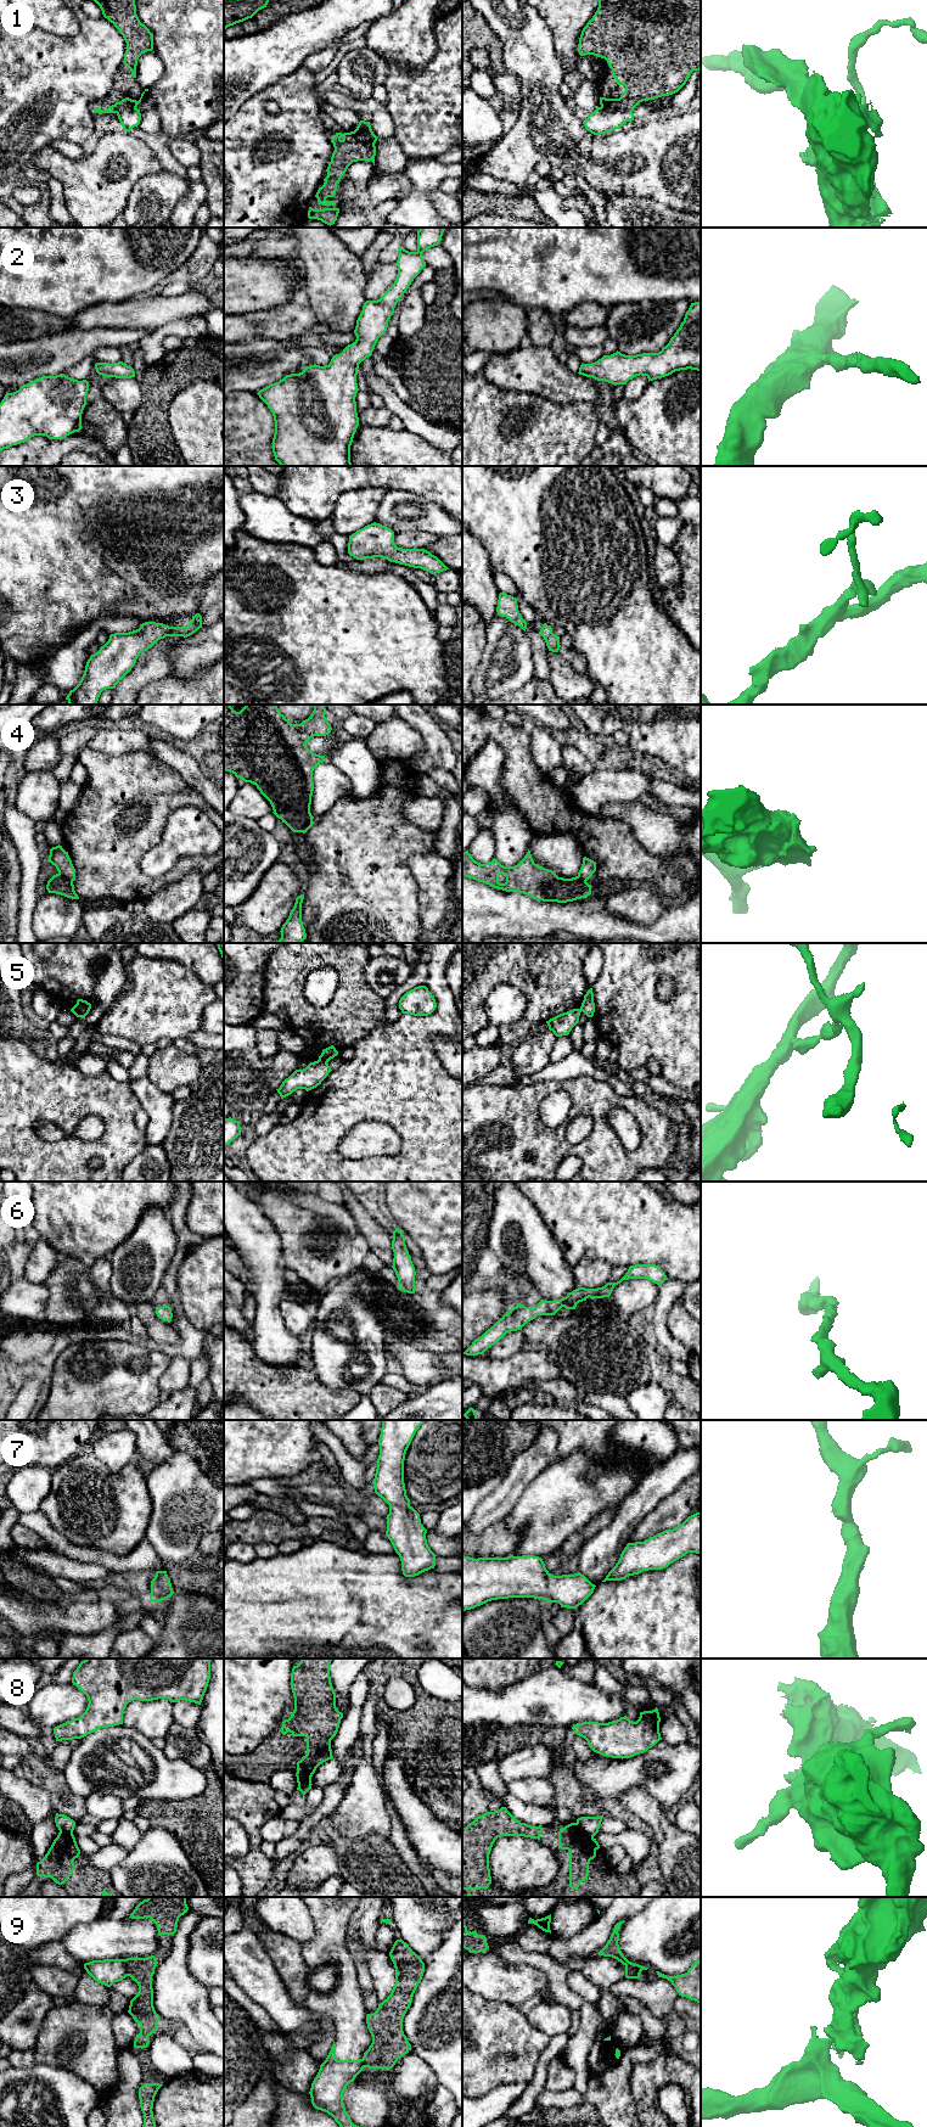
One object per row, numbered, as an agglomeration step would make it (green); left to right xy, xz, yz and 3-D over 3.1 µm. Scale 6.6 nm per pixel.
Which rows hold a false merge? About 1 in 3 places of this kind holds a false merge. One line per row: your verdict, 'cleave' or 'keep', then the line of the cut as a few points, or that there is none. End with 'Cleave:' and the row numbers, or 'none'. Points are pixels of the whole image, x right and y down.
1: cleave; cut yz (601, 105), (608, 108), (631, 112)
2: keep; cut none
3: keep; cut none
4: cleave; cut xy (59, 873), (72, 881)
5: cleave; cut xz (318, 1060), (326, 1062)
6: keep; cut none
7: keep; cut none
8: cleave; cut yz (576, 1823), (593, 1838)
9: cleave; cut xy (122, 1959), (129, 1975)
Cleave: 1, 4, 5, 8, 9

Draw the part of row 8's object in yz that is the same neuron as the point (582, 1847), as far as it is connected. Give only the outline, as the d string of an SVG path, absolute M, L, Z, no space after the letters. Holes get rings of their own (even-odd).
M571 1823L558 1831L558 1848L569 1851L569 1887L578 1889L588 1879L589 1863L596 1857L600 1845L577 1823Z

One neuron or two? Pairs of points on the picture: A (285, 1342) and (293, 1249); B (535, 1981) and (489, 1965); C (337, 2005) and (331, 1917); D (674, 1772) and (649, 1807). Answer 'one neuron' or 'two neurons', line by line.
A: two neurons
B: one neuron
C: one neuron
D: two neurons

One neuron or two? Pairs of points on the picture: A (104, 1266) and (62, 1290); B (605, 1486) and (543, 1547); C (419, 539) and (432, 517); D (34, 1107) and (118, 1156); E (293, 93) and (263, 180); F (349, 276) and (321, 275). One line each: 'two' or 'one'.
A: one
B: one
C: two
D: one
E: one
F: one

